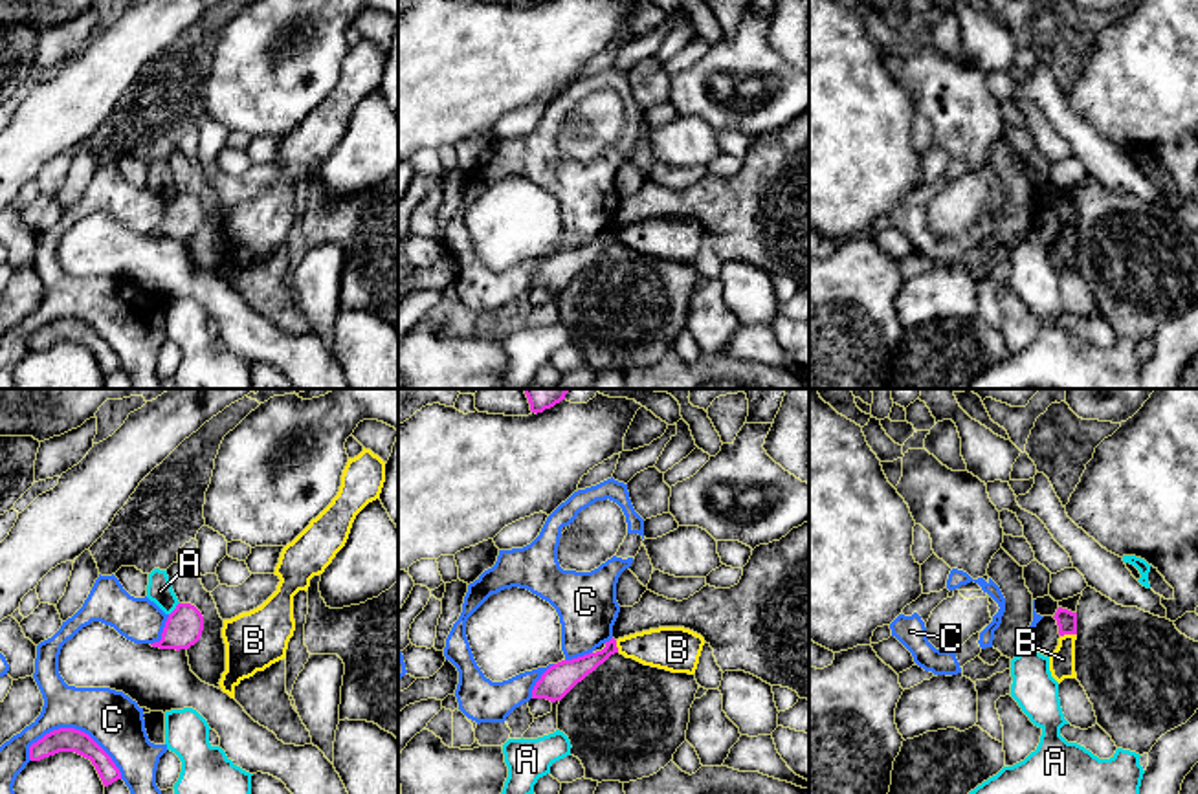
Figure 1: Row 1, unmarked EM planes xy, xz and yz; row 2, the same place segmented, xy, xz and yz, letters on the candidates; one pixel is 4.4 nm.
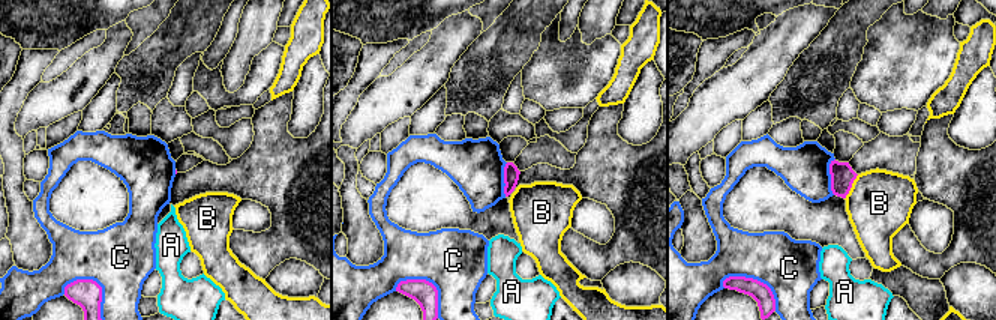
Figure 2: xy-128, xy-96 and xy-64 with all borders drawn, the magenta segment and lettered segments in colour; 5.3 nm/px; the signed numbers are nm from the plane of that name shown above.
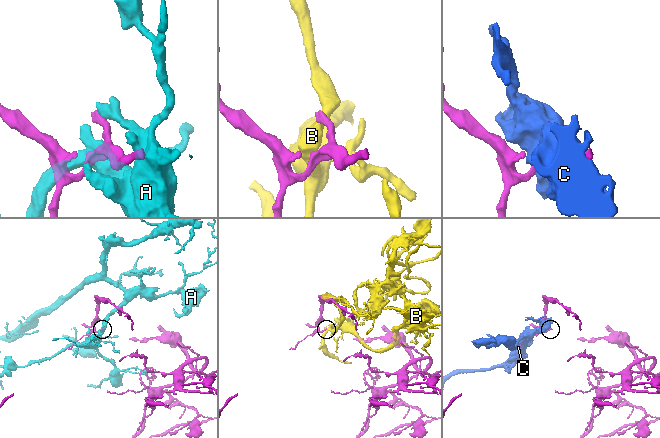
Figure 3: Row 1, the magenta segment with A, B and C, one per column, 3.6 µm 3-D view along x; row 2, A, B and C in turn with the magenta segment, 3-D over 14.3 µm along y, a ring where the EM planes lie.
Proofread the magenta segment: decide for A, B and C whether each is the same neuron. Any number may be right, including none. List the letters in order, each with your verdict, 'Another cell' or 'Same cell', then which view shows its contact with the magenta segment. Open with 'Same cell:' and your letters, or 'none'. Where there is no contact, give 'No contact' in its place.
Same cell: none
A: Another cell. Touches magenta in xy
B: Another cell. Touches magenta in yz
C: Another cell. Touches magenta in xy

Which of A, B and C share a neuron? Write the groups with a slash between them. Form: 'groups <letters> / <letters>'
groups A / B / C

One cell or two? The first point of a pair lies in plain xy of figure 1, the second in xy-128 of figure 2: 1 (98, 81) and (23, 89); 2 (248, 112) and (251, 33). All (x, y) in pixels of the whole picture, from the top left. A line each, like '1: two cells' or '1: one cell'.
1: two cells
2: two cells

